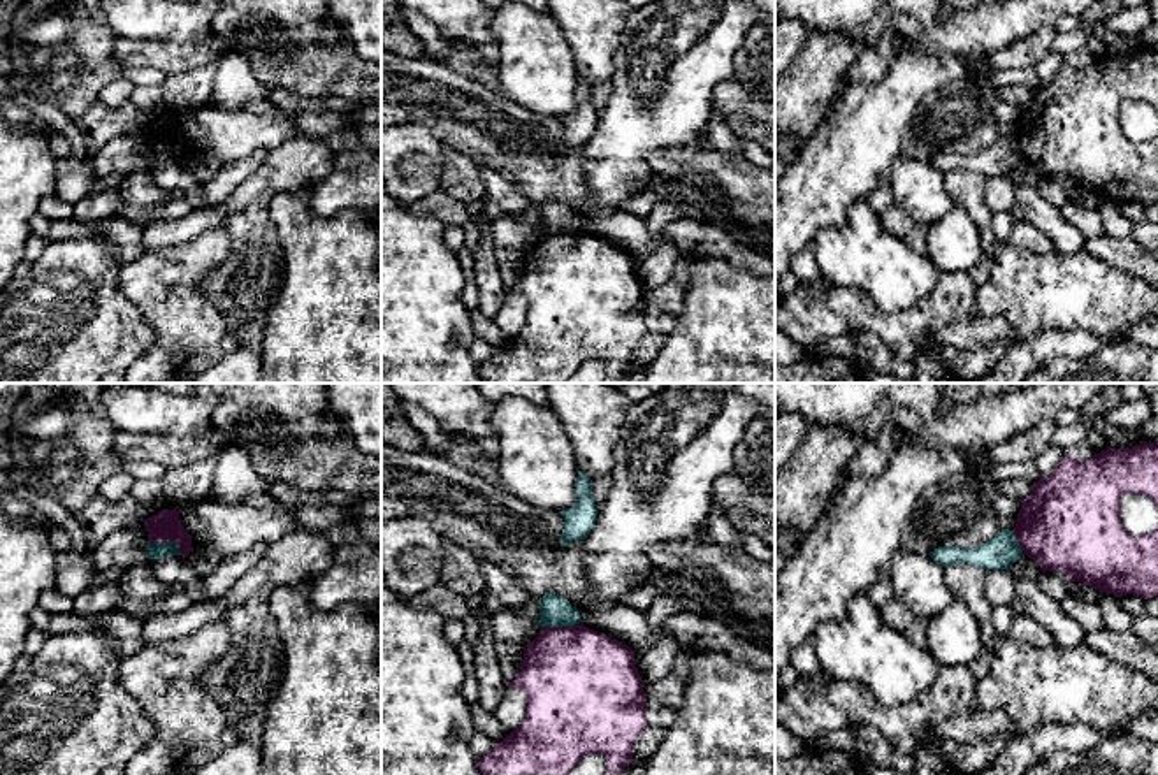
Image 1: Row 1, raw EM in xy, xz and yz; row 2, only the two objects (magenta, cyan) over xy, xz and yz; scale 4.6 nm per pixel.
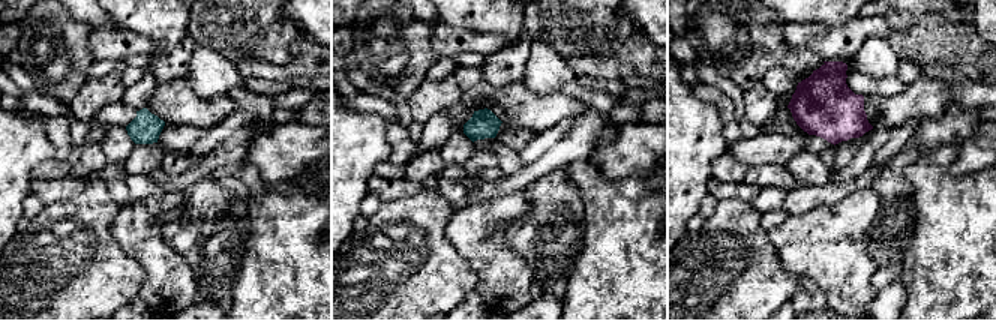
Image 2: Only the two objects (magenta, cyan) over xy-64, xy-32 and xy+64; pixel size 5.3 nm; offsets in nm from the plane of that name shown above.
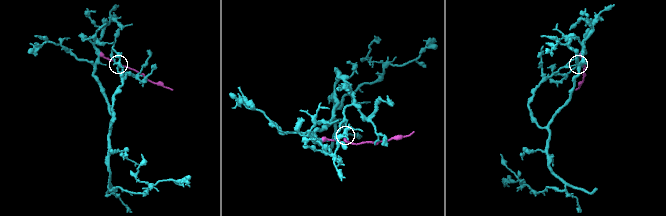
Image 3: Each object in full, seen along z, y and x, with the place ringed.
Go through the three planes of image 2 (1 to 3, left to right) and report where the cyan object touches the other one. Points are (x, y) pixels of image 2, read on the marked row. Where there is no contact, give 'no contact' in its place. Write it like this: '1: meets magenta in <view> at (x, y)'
1: no contact
2: no contact
3: no contact

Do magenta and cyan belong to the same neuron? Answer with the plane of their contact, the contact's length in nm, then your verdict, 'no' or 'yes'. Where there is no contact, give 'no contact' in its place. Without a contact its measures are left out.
meets magenta in xy; contact 170 nm long; no

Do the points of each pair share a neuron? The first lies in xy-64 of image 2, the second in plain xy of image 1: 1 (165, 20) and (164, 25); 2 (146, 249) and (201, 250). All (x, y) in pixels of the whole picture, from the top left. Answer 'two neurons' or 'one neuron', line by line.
1: one neuron
2: one neuron

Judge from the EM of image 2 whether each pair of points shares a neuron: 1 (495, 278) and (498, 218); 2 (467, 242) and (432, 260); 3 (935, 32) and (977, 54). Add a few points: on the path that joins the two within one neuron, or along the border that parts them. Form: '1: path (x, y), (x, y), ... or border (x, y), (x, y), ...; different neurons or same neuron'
1: path (495, 263), (495, 233); same neuron
2: border (443, 233), (477, 275); different neurons
3: path (945, 41), (954, 42), (966, 51); same neuron

